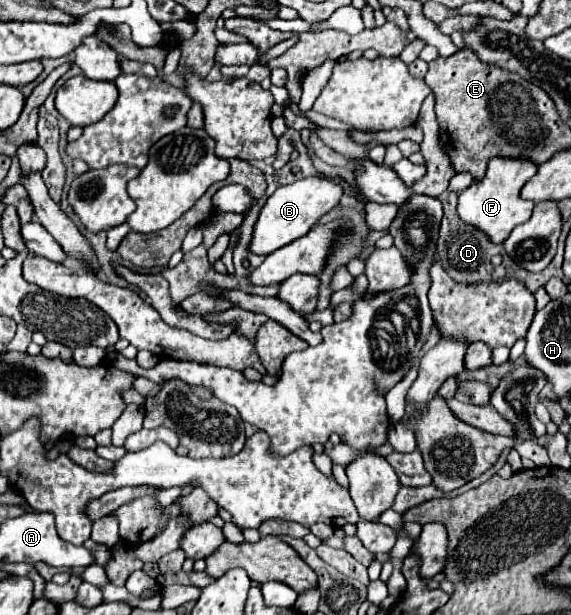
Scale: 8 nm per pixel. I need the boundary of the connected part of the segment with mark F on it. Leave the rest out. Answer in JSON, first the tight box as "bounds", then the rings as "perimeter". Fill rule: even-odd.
{"bounds":[457,158,537,244],"perimeter":[[[491,158],[487,172],[481,180],[473,182],[469,188],[465,188],[459,196],[457,212],[459,216],[483,232],[495,242],[501,244],[507,240],[511,230],[531,218],[535,202],[519,198],[519,192],[523,184],[537,172],[537,164],[531,164],[529,160],[515,160],[515,158]]]}

